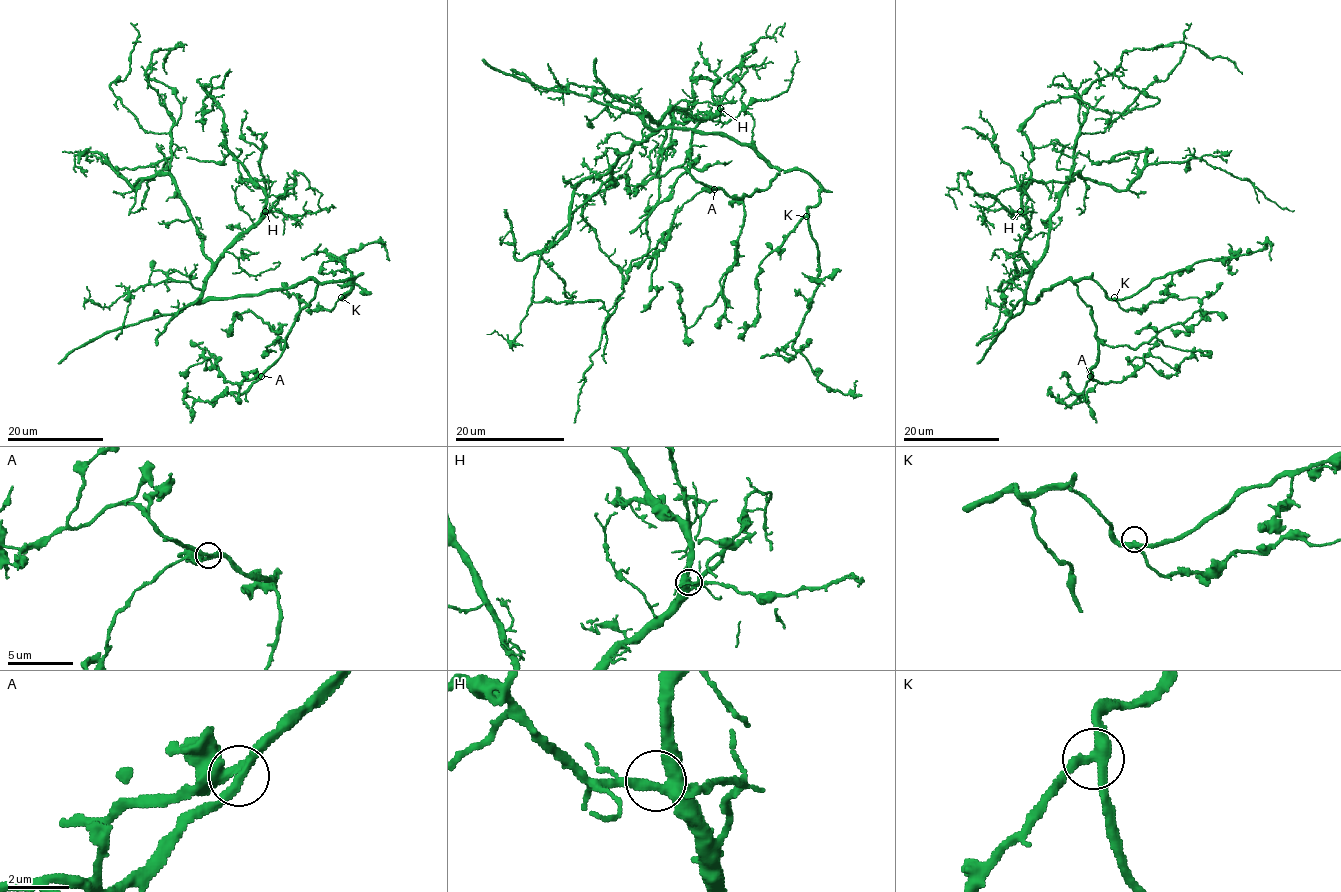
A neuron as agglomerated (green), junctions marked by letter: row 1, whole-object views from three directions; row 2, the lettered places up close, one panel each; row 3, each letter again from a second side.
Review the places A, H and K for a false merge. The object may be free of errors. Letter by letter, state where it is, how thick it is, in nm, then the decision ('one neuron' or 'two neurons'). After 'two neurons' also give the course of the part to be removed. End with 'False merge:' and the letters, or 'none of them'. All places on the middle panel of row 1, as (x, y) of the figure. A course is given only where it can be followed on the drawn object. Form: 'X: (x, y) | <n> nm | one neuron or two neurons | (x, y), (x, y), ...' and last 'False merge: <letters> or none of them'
A: (714, 189) | 320 nm | one neuron
H: (720, 108) | 360 nm | one neuron
K: (806, 216) | 320 nm | one neuron
False merge: none of them

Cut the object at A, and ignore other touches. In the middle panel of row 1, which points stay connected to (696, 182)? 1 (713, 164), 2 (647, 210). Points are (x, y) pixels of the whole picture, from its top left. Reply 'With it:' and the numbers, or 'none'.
With it: none

